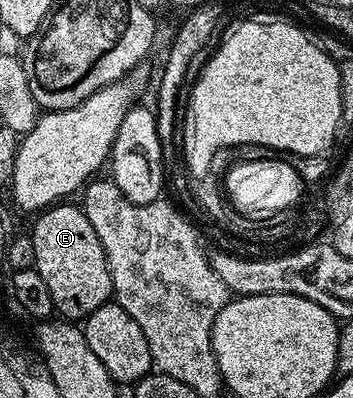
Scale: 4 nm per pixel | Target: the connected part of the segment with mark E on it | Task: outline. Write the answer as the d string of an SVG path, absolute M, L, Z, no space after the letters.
M68 204L45 209L30 229L34 240L34 269L46 280L50 296L54 296L55 313L68 320L83 320L113 297L110 268L94 224L86 220L79 205L64 205Z

